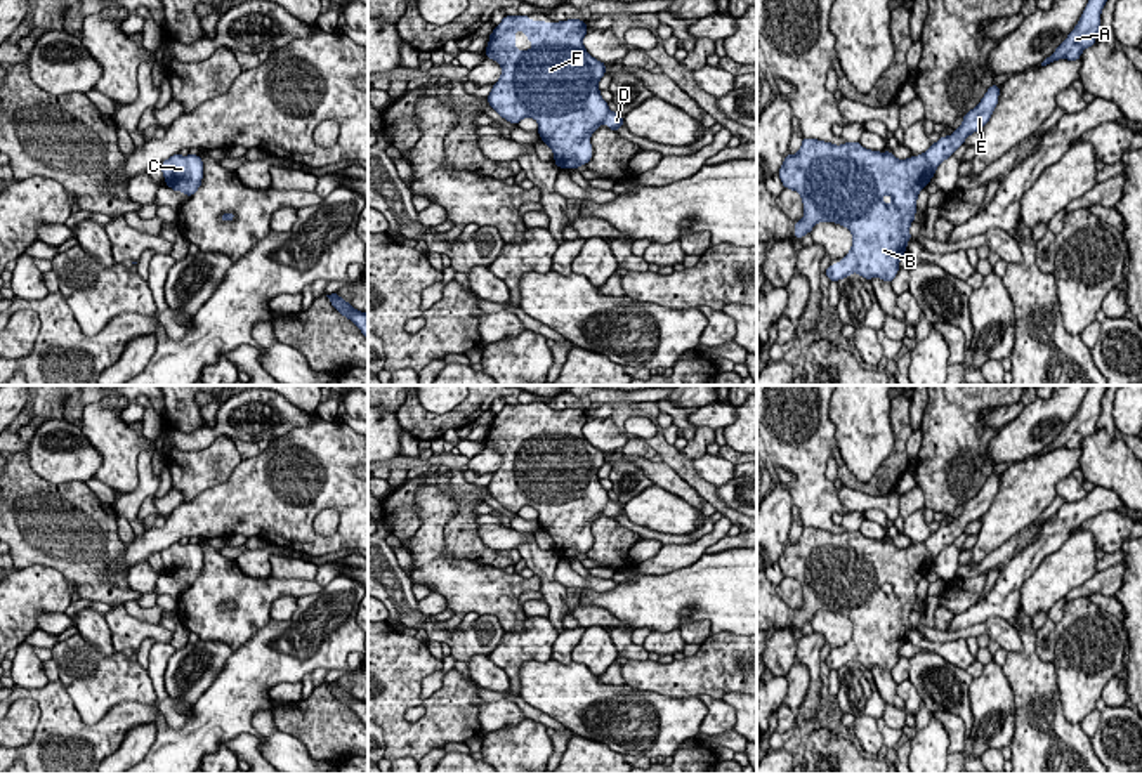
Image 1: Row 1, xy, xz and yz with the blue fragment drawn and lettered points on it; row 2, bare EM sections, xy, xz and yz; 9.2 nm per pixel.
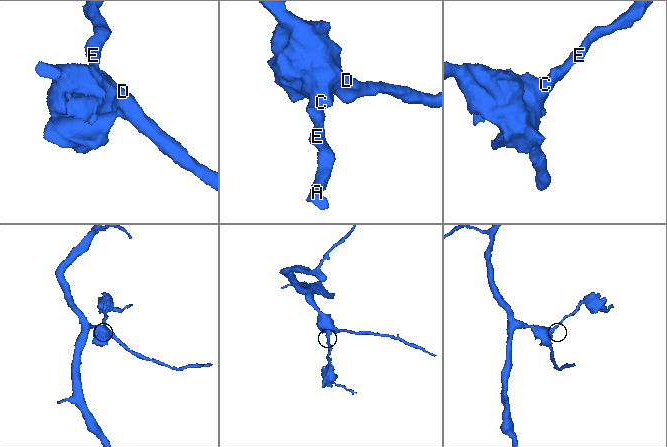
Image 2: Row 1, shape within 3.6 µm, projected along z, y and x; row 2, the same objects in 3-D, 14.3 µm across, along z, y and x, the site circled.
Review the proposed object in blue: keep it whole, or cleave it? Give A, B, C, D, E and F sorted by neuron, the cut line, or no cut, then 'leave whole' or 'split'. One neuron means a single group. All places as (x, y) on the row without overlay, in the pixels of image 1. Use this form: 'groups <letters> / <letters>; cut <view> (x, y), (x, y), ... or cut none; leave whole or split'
groups A B C D E F; cut none; leave whole

